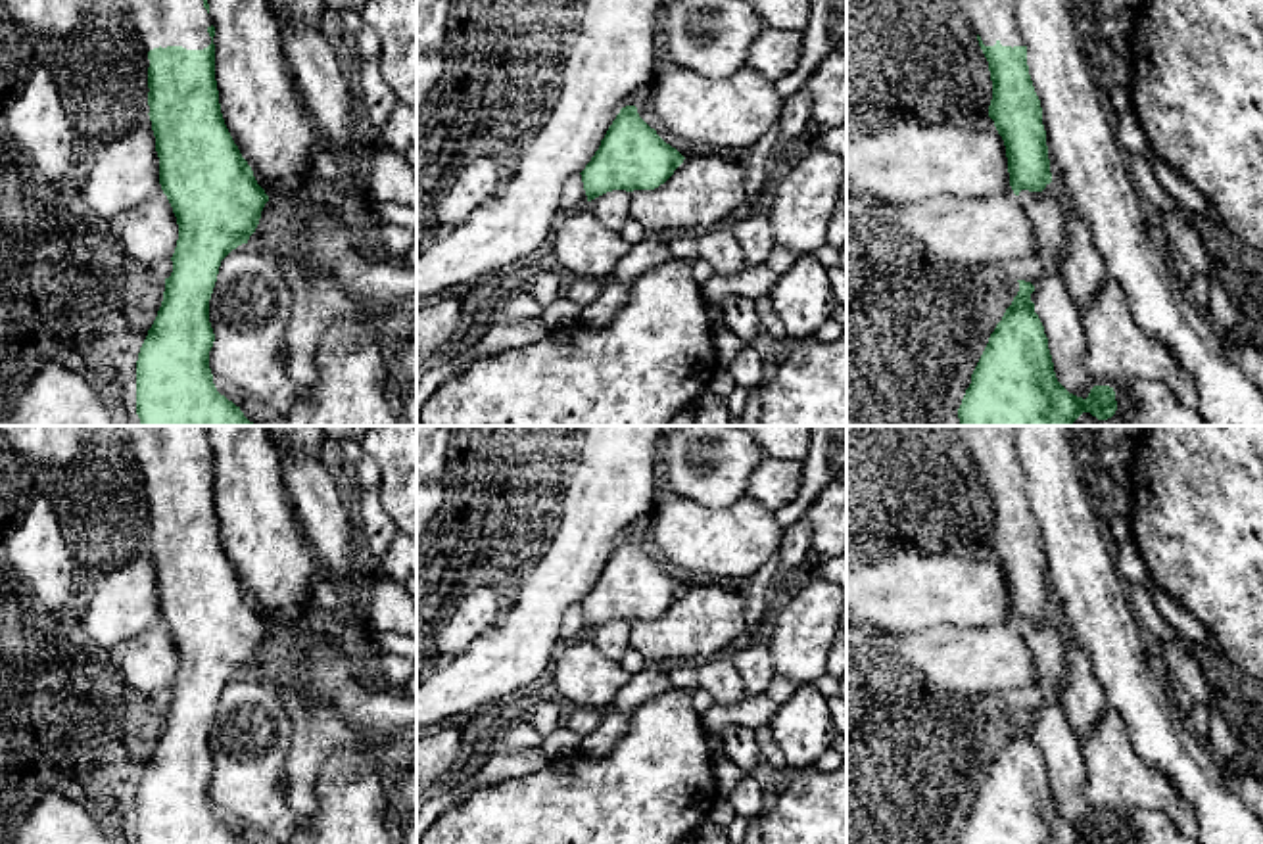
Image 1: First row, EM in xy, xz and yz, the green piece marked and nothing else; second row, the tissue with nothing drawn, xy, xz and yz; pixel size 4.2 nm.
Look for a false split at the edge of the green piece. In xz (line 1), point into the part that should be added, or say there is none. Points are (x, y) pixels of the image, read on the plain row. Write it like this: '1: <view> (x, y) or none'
1: none

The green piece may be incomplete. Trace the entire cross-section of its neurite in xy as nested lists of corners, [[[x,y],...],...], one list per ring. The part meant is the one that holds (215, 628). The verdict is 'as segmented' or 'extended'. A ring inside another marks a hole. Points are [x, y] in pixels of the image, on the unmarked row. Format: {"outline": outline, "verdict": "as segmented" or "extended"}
{"outline": [[[123,426],[146,481],[159,614],[179,654],[173,702],[136,790],[136,844],[244,844],[213,813],[209,729],[221,691],[255,662],[269,631],[234,574],[215,510],[215,457],[205,426]]], "verdict": "extended"}

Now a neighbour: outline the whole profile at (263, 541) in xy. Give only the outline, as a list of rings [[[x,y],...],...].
[[[205,426],[215,457],[215,510],[225,554],[261,618],[290,614],[301,618],[311,608],[311,583],[317,575],[315,556],[298,522],[284,487],[282,458],[267,426]]]

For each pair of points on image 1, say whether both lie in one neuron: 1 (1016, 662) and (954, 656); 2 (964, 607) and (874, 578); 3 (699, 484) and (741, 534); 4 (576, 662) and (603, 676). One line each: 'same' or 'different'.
1: same
2: same
3: different
4: same

